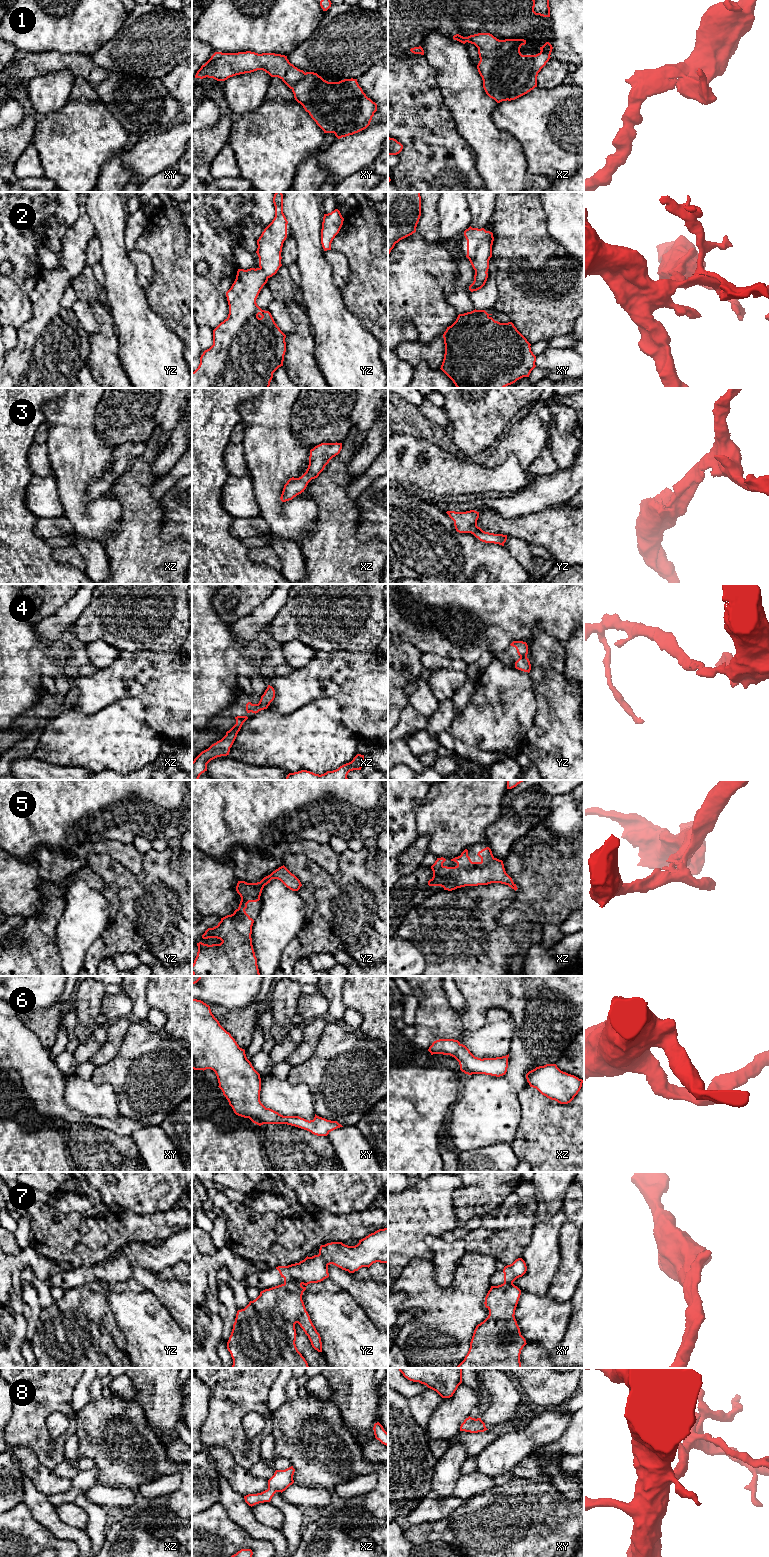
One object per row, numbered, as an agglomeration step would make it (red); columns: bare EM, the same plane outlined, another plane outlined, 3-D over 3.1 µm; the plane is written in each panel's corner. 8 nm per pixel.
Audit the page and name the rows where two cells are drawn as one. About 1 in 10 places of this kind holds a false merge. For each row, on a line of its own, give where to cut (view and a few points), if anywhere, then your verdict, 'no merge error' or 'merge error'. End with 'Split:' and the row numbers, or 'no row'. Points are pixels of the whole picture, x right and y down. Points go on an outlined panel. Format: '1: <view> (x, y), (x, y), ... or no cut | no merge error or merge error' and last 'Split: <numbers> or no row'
1: no cut | no merge error
2: no cut | no merge error
3: no cut | no merge error
4: no cut | no merge error
5: no cut | no merge error
6: no cut | no merge error
7: yz (284, 1282), (298, 1281), (301, 1284) | merge error
8: no cut | no merge error
Split: 7

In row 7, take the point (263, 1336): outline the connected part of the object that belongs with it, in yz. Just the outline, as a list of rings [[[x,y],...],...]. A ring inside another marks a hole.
[[[300,1282],[284,1283],[261,1291],[255,1300],[237,1311],[227,1342],[227,1349],[233,1359],[232,1368],[309,1368],[295,1344],[295,1324],[300,1325],[318,1352],[322,1352],[322,1342],[302,1300],[305,1290],[306,1287]]]

